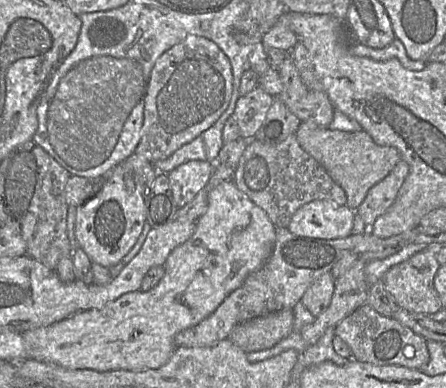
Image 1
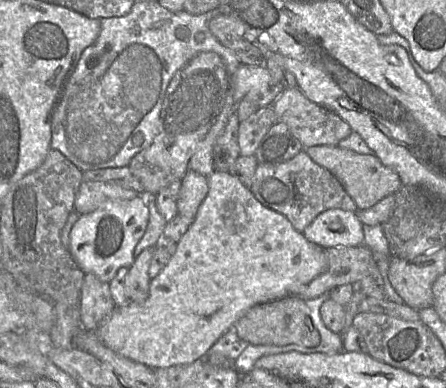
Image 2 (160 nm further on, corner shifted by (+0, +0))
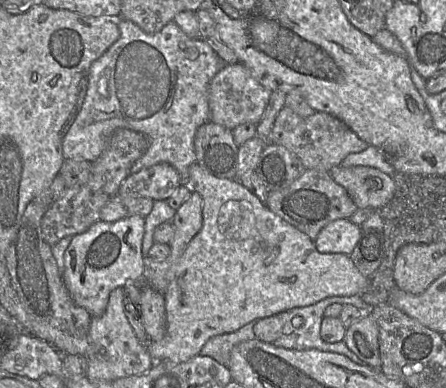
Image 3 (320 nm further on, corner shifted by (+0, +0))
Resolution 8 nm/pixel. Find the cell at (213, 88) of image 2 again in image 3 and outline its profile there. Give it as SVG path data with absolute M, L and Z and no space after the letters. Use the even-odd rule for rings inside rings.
M157 163L131 173L120 185L122 197L146 197L166 201L181 186L177 170L168 163Z

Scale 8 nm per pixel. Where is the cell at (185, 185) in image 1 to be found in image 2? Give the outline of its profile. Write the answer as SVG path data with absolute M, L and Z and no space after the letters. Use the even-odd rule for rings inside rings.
M188 169L181 179L178 196L178 215L194 219L208 190L207 176Z

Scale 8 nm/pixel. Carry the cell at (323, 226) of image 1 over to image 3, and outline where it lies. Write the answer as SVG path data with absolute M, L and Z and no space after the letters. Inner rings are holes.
M337 219L321 229L314 241L321 253L350 255L362 237L362 228L350 219Z

